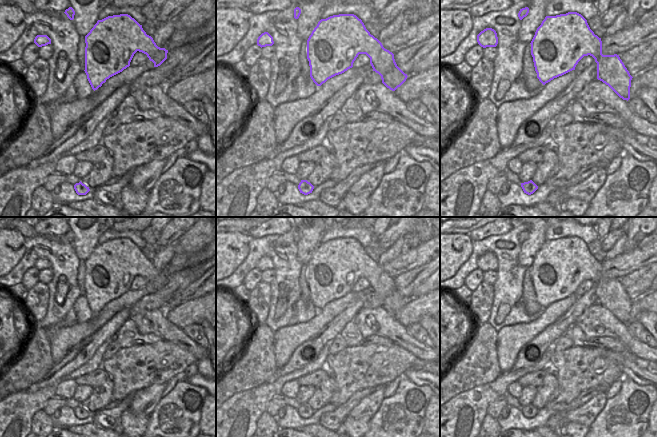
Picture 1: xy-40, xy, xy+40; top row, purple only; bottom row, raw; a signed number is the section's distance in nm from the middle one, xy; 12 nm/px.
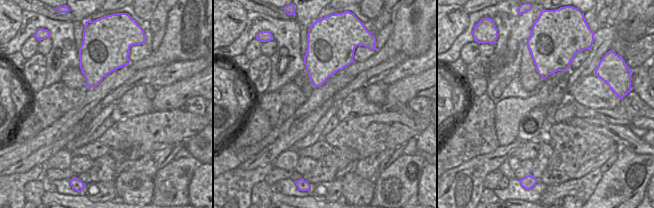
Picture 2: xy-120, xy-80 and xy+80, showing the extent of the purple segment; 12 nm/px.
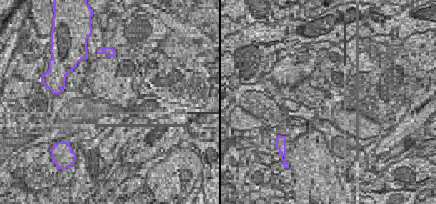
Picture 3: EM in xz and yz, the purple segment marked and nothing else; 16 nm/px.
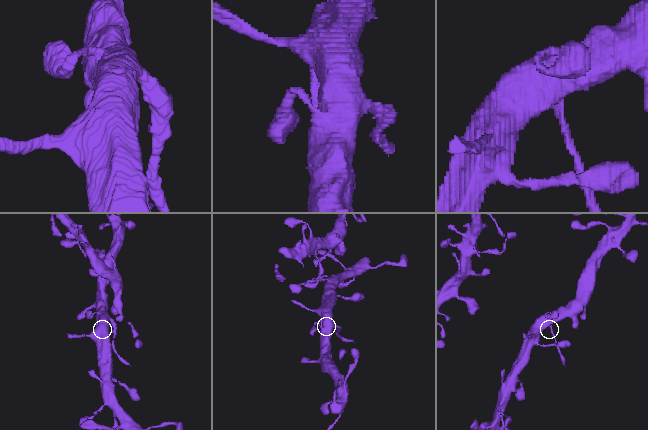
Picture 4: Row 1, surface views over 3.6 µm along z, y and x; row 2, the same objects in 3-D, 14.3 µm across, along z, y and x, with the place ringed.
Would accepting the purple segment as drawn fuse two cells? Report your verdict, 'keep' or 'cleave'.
cleave

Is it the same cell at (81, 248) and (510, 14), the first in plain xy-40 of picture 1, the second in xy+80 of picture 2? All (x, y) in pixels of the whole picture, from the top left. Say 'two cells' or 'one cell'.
two cells

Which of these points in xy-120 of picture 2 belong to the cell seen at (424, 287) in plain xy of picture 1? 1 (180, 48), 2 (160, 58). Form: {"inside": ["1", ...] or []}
{"inside": []}

